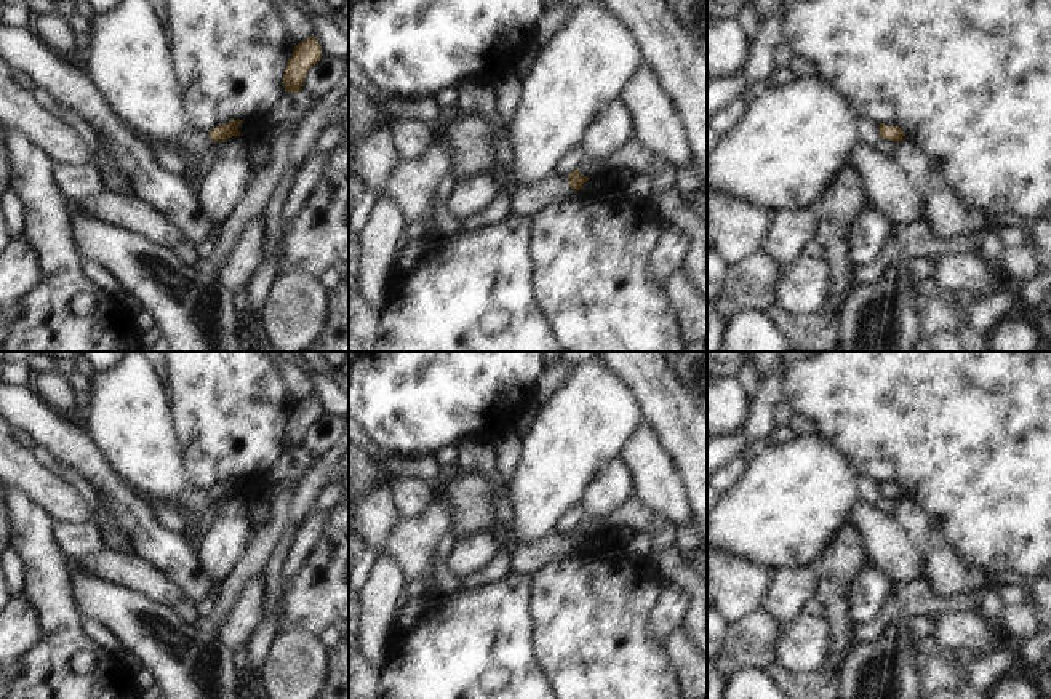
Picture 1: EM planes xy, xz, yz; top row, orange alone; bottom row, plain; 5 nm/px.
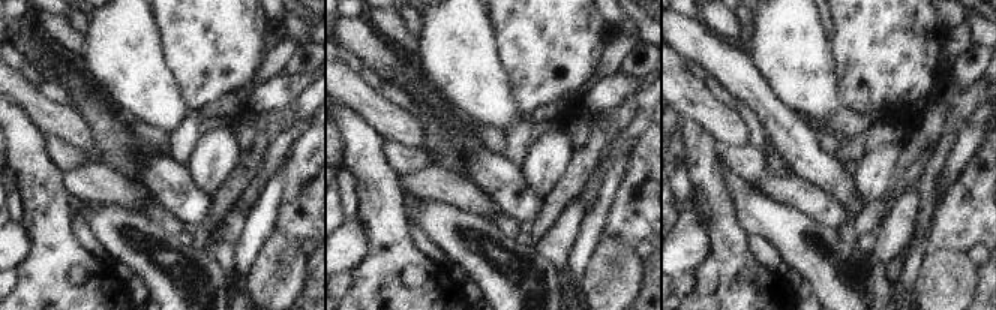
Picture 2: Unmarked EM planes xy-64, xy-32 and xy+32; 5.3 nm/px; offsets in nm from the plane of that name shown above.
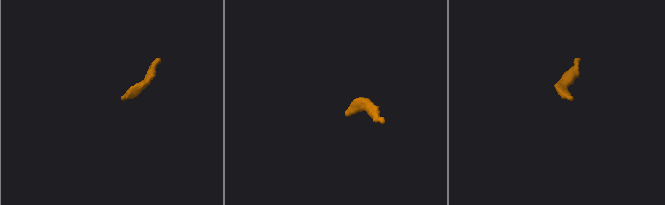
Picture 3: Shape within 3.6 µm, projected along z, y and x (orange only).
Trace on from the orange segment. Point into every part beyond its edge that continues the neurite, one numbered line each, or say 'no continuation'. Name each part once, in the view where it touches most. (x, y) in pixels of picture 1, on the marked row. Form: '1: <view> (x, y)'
1: xz (525, 202)

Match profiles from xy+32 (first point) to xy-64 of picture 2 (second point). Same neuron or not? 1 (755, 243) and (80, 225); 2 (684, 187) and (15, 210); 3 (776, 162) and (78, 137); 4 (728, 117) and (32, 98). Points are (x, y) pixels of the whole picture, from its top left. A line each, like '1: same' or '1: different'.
1: same
2: same
3: different
4: same

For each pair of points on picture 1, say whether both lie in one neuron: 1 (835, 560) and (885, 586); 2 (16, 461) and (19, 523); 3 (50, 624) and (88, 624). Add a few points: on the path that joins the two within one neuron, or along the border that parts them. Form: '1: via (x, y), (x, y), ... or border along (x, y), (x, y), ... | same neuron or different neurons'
1: border along (869, 563), (853, 583), (850, 610) | different neurons
2: border along (16, 488), (47, 515) | different neurons
3: border along (80, 618), (83, 634), (107, 651) | different neurons

